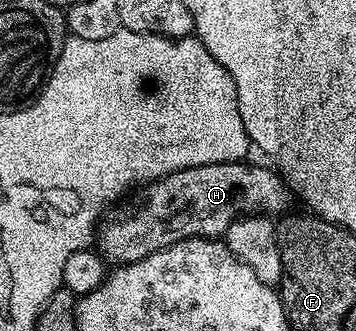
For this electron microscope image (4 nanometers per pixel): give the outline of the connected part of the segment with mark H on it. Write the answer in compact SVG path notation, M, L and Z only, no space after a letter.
M235 162L232 164L209 164L208 166L192 166L184 170L176 170L162 180L155 180L149 185L150 194L146 198L146 208L118 220L115 224L103 223L96 232L96 251L107 265L121 266L140 262L148 258L148 254L156 254L168 246L181 240L212 240L225 237L228 226L243 216L255 214L282 214L292 201L292 193L286 181L278 175L273 167L261 168L251 162Z

